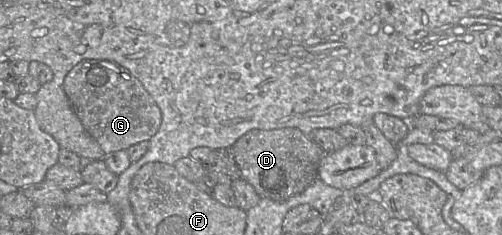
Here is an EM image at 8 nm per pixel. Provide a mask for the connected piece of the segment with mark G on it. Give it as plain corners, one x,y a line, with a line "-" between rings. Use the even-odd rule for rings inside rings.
80,61
66,75
63,89
83,127
97,141
105,156
119,150
127,150
139,142
149,141
161,125
162,112
153,97
128,69
113,61

